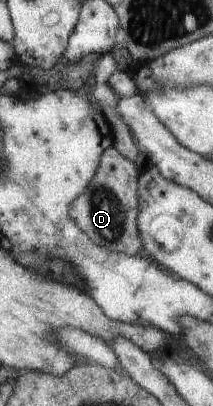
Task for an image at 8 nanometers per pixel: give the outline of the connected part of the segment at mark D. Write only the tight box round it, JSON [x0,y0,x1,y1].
[69,146,143,255]

